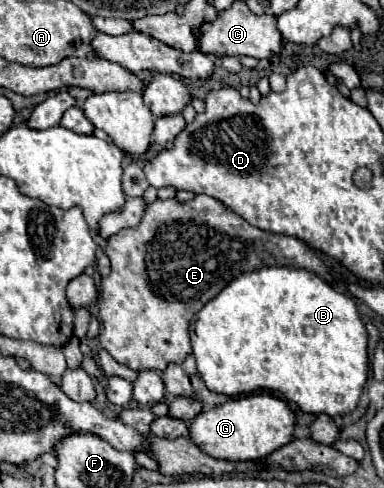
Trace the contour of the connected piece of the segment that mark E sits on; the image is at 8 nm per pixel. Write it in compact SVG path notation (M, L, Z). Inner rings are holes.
M195 196L189 202L155 200L147 206L139 226L125 228L107 240L105 254L111 260L109 276L101 278L99 290L99 344L123 366L131 370L163 372L169 362L181 364L191 354L189 324L195 314L215 298L231 280L257 266L305 268L331 282L327 266L299 238L265 232L251 226L241 216L209 196Z

